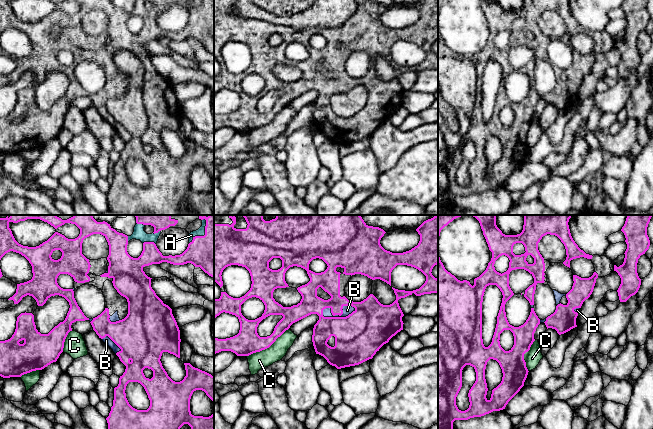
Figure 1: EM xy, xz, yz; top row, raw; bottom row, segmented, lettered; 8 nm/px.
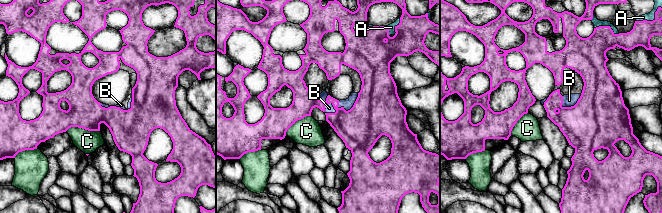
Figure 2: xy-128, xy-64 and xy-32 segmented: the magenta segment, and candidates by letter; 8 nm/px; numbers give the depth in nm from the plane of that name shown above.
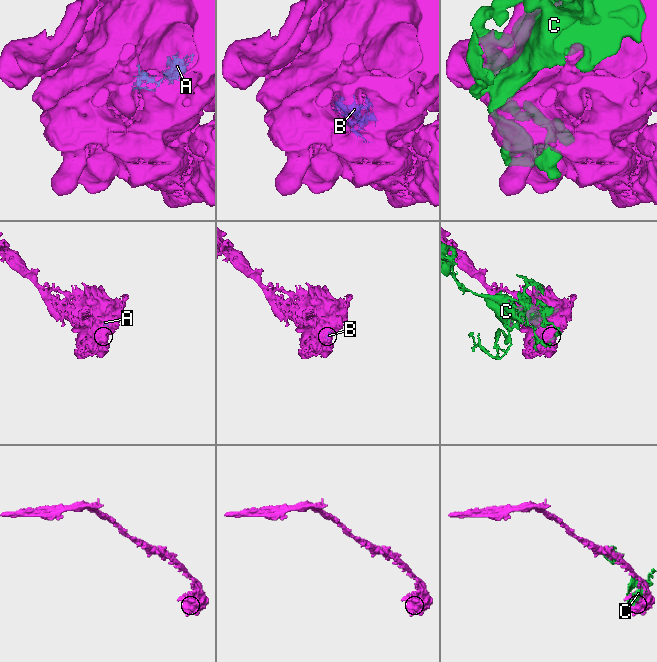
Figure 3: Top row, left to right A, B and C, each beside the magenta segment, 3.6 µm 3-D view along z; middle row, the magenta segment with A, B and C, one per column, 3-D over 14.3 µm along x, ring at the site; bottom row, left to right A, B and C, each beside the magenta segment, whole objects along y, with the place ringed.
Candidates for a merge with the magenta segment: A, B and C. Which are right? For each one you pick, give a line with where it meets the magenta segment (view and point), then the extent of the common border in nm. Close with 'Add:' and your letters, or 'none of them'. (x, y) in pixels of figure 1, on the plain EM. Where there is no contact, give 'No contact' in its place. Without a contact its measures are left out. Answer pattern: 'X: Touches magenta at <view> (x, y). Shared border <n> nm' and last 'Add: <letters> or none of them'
A: Touches magenta at xy (149, 18). Shared border 110 nm
B: Touches magenta at xz (338, 93). Shared border 280 nm
Add: A, B

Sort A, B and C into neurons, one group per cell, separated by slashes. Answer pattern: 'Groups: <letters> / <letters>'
Groups: A B / C

